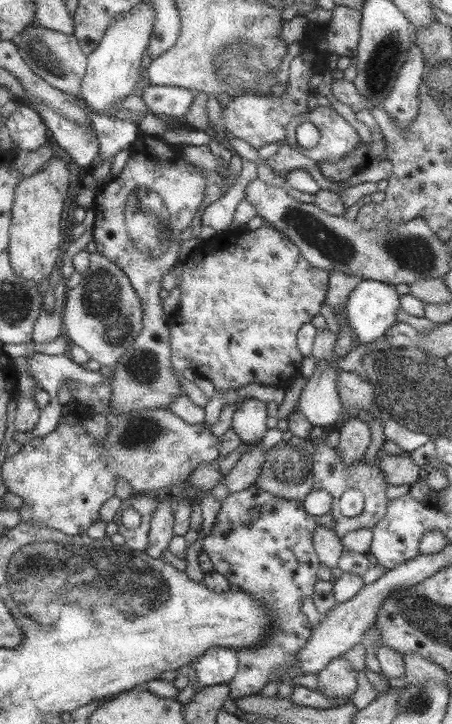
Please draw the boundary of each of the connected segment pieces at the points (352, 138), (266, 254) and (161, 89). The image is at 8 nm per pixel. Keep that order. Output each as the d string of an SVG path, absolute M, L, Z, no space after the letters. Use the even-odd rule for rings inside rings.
M323 106L312 108L305 114L293 117L292 120L288 122L287 134L285 134L284 139L285 144L289 144L293 150L297 150L299 154L303 154L303 156L315 160L316 163L339 162L346 158L349 153L355 151L359 142L360 138L353 127L351 127L351 125L349 125L349 123L347 123L347 121L345 121L333 109ZM302 122L310 122L315 128L317 128L317 132L319 132L319 142L317 142L317 146L311 148L311 150L301 150L301 148L297 146L297 142L295 142L295 128L297 128Z
M262 224L255 230L241 229L241 234L217 233L213 242L199 243L183 262L180 279L178 308L169 323L173 370L180 372L181 364L185 366L189 362L197 376L210 380L221 392L237 390L251 382L285 390L285 380L299 372L303 358L299 347L295 346L295 334L307 323L307 310L309 320L319 312L327 291L327 271L310 264L300 249L276 228Z
M150 85L144 88L141 98L149 114L180 117L187 112L195 94L183 87Z

